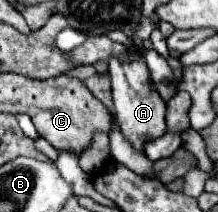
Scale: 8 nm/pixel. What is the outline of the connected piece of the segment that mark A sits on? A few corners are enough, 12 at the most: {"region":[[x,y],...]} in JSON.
{"region":[[109,60],[115,118],[143,152],[165,134],[145,60]]}

